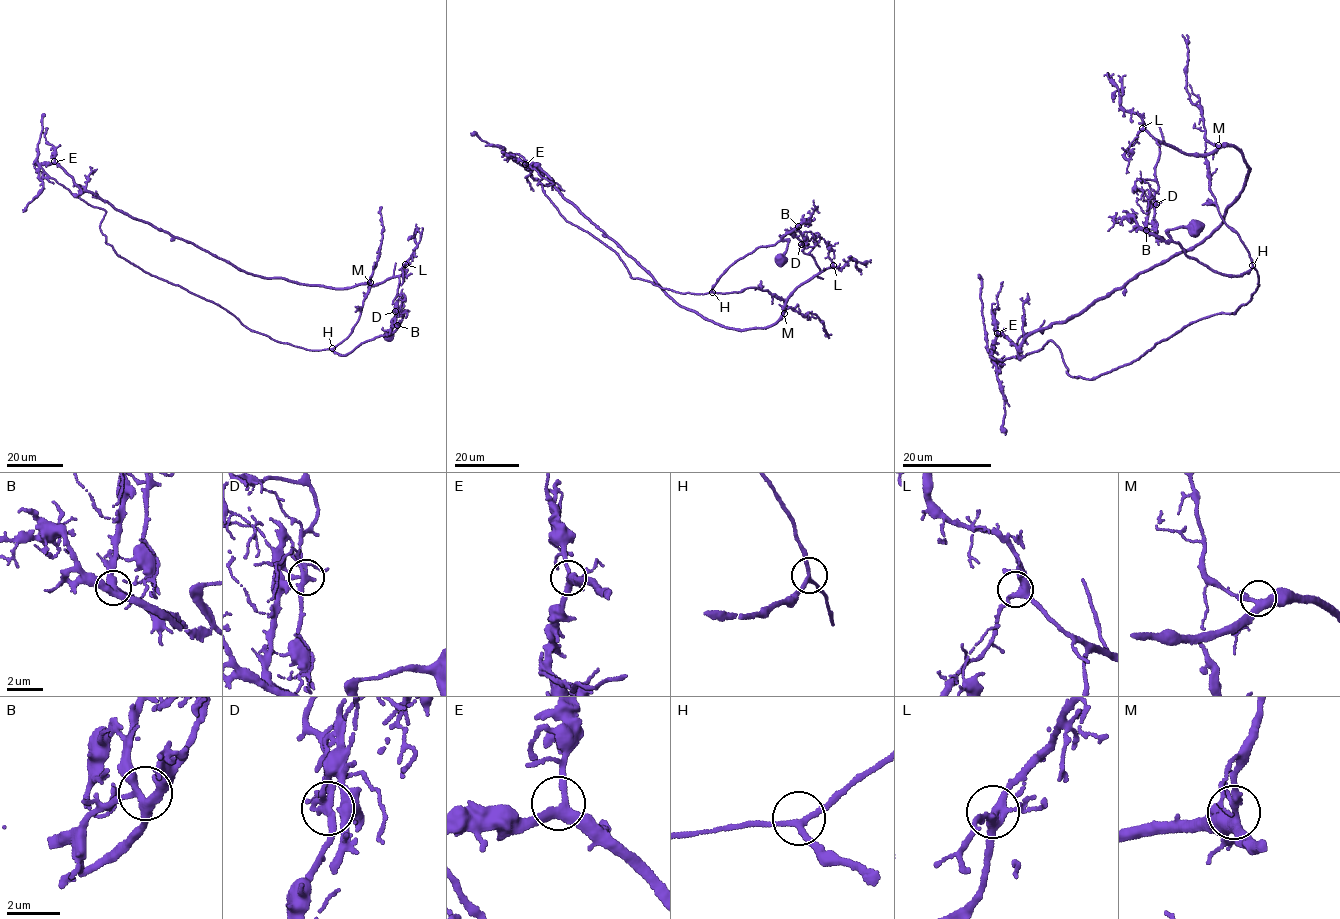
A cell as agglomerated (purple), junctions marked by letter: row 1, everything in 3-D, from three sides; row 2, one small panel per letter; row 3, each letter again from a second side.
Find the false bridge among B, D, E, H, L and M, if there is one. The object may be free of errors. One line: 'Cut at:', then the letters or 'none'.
Cut at: D

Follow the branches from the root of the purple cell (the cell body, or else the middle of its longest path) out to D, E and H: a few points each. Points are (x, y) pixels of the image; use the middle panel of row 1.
D: (781, 261), (788, 243), (781, 240), (787, 232), (801, 243)
E: (781, 261), (786, 240), (758, 247), (700, 294), (631, 277), (525, 164)
H: (781, 261), (787, 246), (786, 240), (758, 247), (725, 269), (712, 292)

